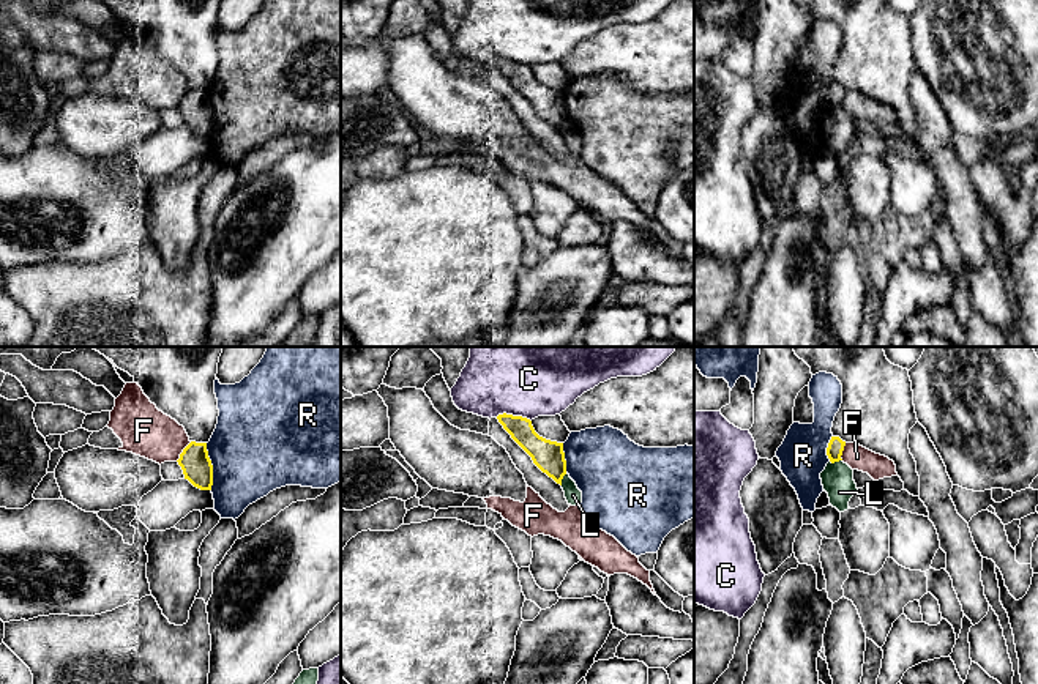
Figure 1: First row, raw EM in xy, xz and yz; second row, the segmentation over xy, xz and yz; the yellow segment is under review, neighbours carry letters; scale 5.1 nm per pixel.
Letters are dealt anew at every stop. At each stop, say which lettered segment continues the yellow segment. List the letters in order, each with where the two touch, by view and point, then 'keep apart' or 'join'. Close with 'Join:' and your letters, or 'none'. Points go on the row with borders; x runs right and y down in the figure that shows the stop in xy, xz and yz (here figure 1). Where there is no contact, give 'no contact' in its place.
C: meets yellow in xz at (511, 415); keep apart
F: meets yellow in xy at (183, 451); keep apart
L: meets yellow in xz at (562, 478); keep apart
R: meets yellow in xy at (212, 467); keep apart
Join: none

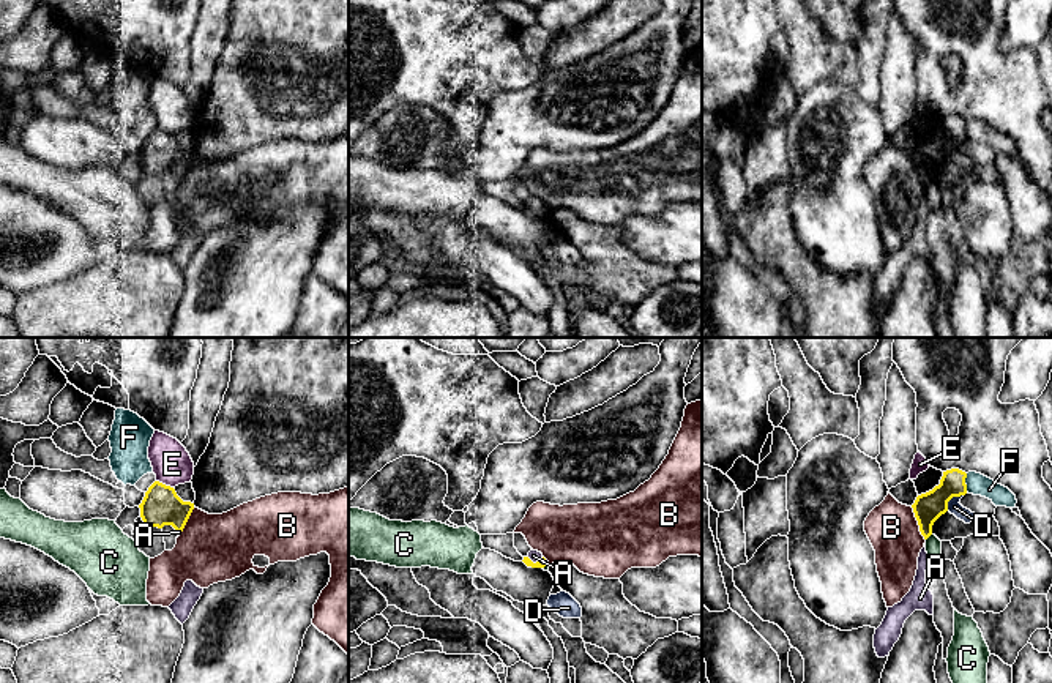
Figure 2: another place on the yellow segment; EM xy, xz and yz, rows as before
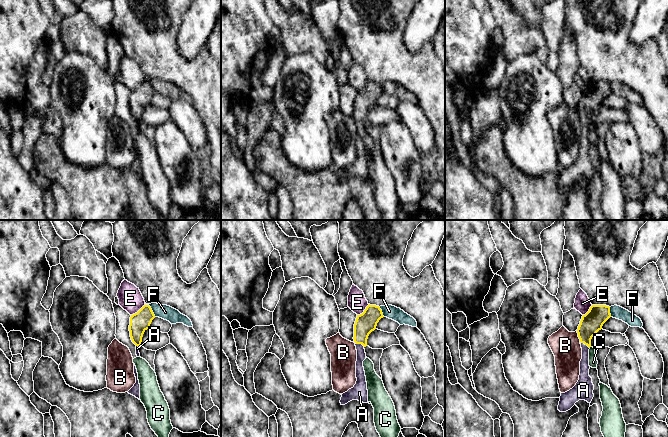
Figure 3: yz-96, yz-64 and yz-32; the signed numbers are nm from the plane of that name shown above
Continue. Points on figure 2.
A: meets yellow in xz at (537, 562); join
B: meets yellow in yz at (918, 524); keep apart
C: meets yellow in yz at (929, 535); keep apart
D: meets yellow in yz at (951, 497); keep apart
E: meets yellow in xy at (164, 485); keep apart
F: meets yellow in yz at (964, 483); keep apart
Join: A

